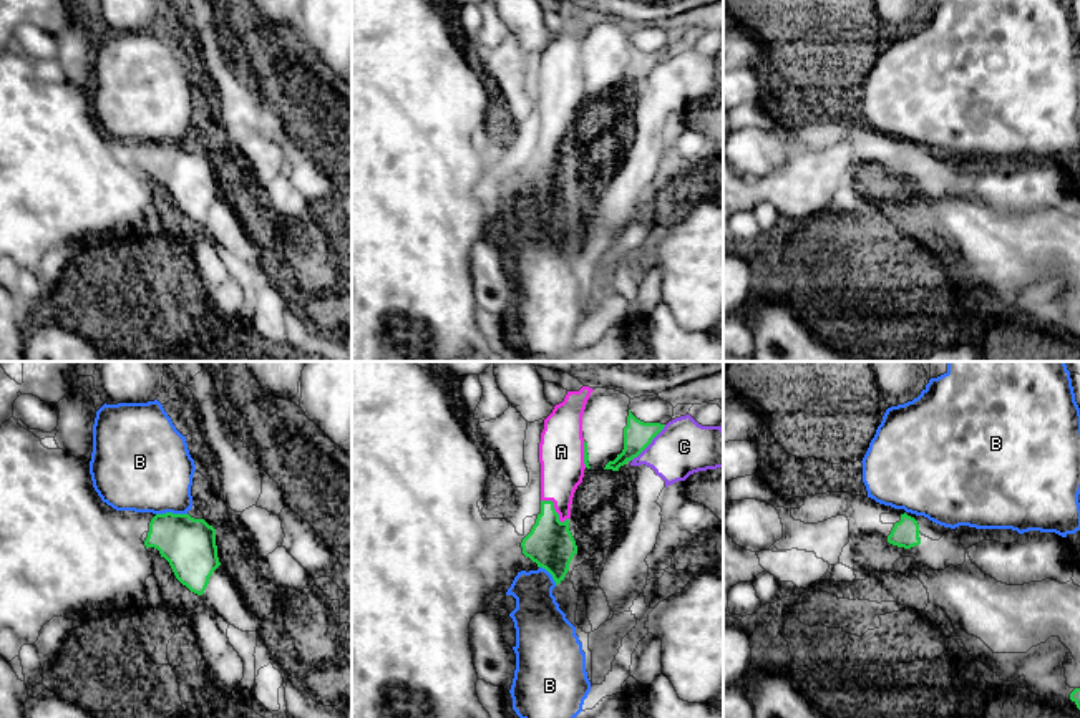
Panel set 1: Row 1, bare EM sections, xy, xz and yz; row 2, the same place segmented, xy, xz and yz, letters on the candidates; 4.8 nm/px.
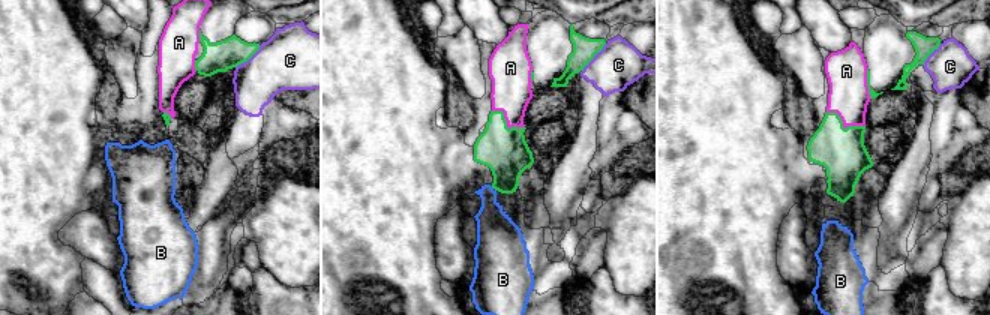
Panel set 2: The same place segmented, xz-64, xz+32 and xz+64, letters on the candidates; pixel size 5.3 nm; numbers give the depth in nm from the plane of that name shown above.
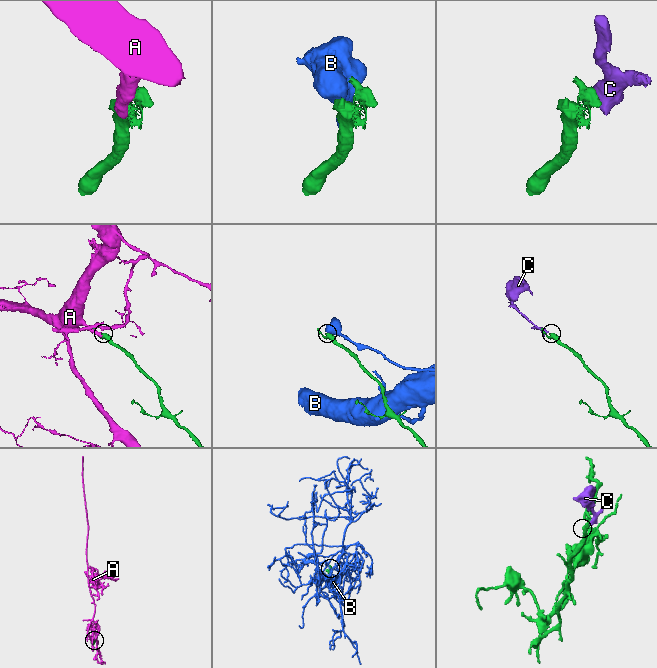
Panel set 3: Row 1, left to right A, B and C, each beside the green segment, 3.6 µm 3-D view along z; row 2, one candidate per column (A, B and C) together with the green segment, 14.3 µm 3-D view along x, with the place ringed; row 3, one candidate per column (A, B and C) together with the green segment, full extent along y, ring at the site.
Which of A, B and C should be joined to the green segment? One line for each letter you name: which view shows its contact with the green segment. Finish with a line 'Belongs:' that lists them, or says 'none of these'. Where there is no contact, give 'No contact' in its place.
A: Touches green in xz
Belongs: A

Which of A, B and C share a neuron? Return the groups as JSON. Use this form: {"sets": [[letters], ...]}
{"sets": [["A"], ["B"], ["C"]]}

